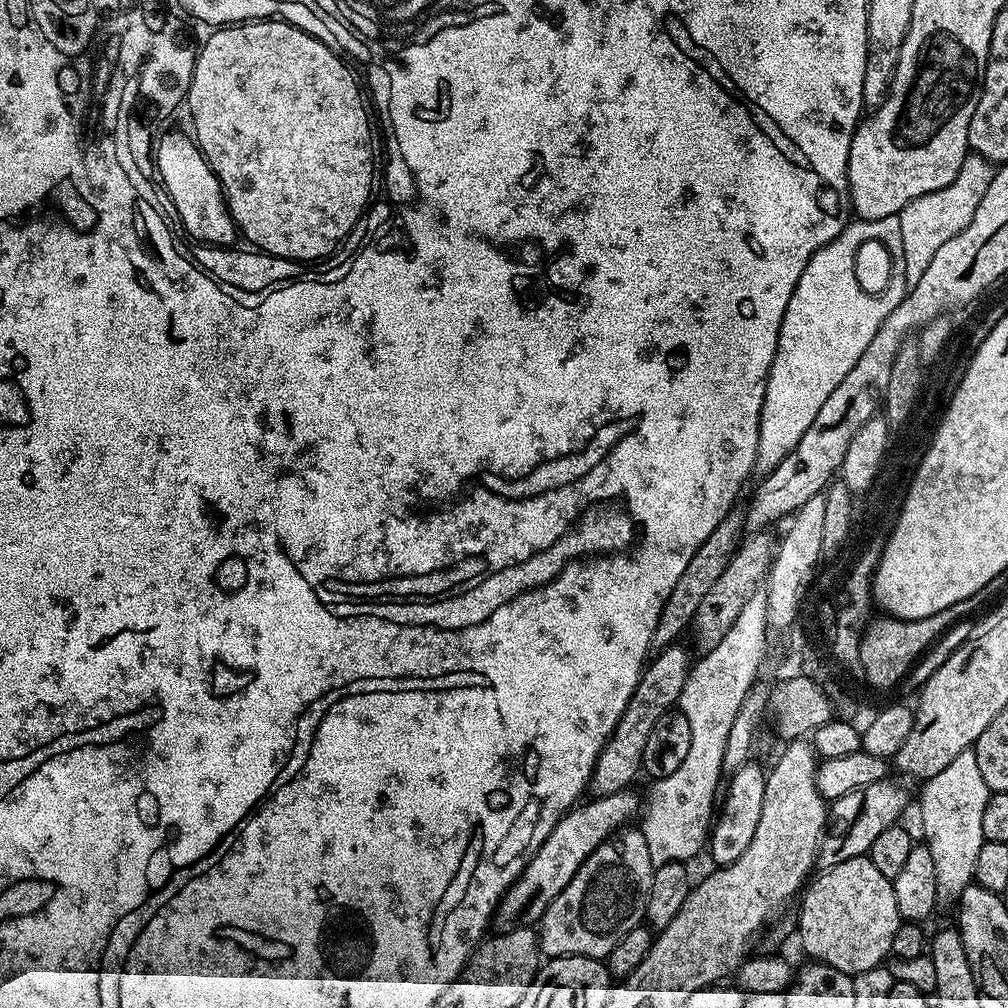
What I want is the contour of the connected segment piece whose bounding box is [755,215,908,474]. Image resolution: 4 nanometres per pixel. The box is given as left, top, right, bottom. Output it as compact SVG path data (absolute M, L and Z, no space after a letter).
M899 215L877 220L853 219L838 238L814 253L806 270L802 270L802 278L798 278L798 286L794 286L794 294L790 294L766 382L766 398L762 402L757 473L773 472L782 458L802 442L802 434L810 430L810 422L818 418L818 410L822 410L826 398L830 398L842 378L854 370L854 362L862 358L866 346L870 346L874 334L878 334L878 326L882 326L890 310L905 298L908 287L902 274L892 275L890 286L878 296L862 290L856 268L860 247L869 240L882 242L882 246L894 254L900 253L902 226Z

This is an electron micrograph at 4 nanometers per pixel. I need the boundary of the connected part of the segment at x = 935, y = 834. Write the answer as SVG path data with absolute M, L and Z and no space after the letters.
M975 749L962 751L953 762L950 762L949 766L946 766L945 770L942 770L941 774L936 774L921 788L923 790L920 794L920 818L922 830L926 836L924 837L925 843L934 859L936 903L942 908L950 905L953 907L959 903L961 894L975 879L978 853L981 846L986 843L982 834L982 815L986 810L986 802L991 792L978 767Z

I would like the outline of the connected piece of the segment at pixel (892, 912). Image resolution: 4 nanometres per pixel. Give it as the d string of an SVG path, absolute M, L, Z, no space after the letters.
M867 855L825 868L819 875L802 892L800 924L798 920L801 946L813 961L829 964L839 972L857 974L881 967L889 959L894 934L902 923L892 881L874 867Z

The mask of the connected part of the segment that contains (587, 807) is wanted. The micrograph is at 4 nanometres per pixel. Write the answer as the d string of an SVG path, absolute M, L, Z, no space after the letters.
M625 790L609 796L588 798L569 808L554 826L554 830L550 830L546 842L542 842L536 855L520 871L520 877L505 890L494 913L495 923L500 923L499 927L507 930L523 925L525 921L539 922L550 902L554 902L554 898L558 898L558 894L566 890L566 882L570 882L570 878L578 874L578 866L582 866L582 862L586 862L586 858L594 854L603 840L621 831L636 811L636 815L641 811L641 797L639 800L634 793L635 791Z

